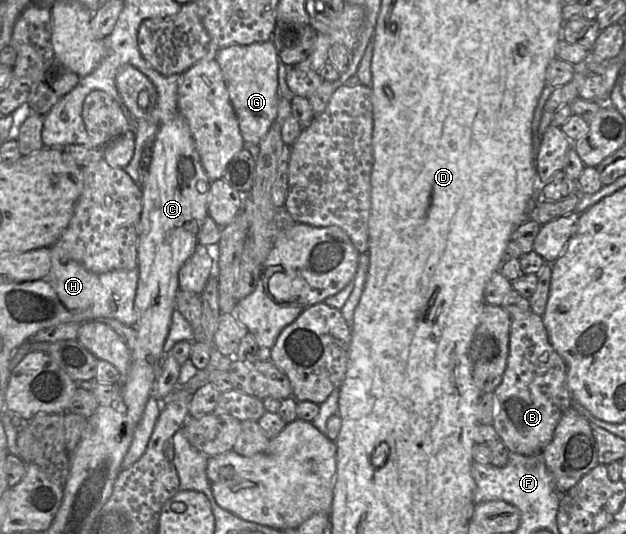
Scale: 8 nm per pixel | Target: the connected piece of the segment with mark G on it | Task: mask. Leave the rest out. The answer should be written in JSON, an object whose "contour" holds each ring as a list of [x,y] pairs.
{"contour":[[[273,41],[255,42],[249,45],[230,45],[220,48],[216,55],[231,104],[237,115],[239,129],[246,143],[259,144],[276,121],[278,101],[279,56]]]}

